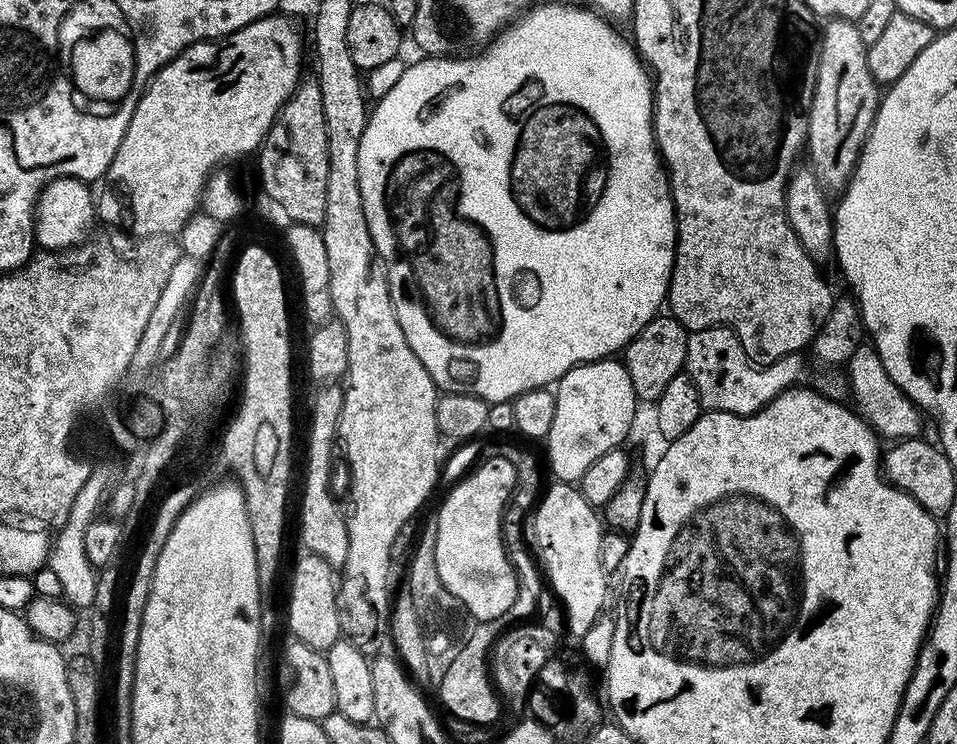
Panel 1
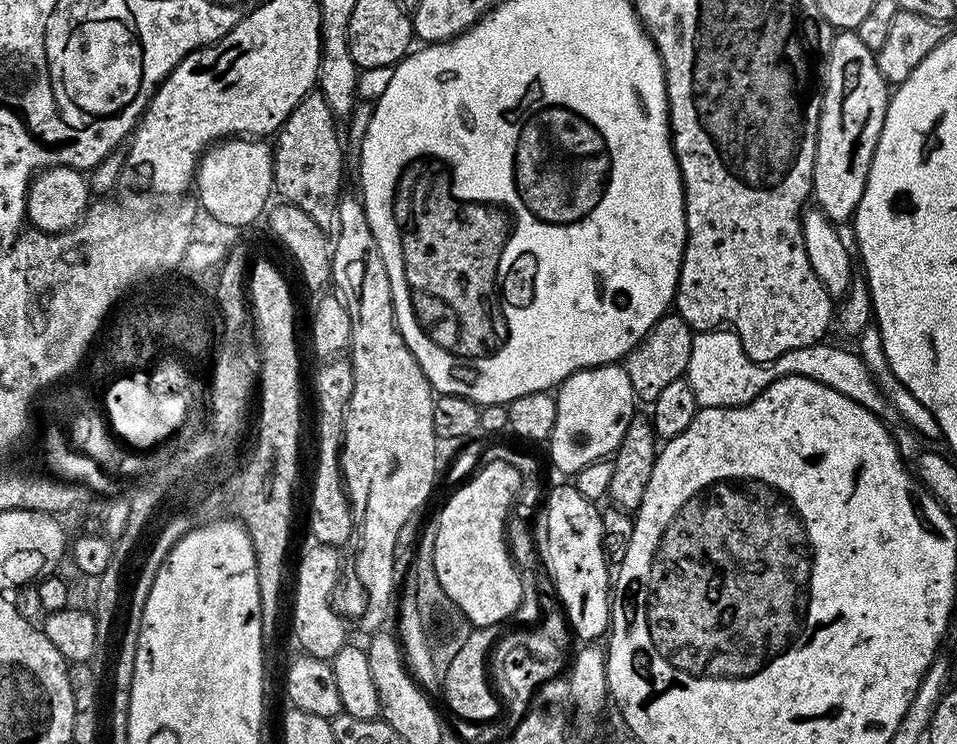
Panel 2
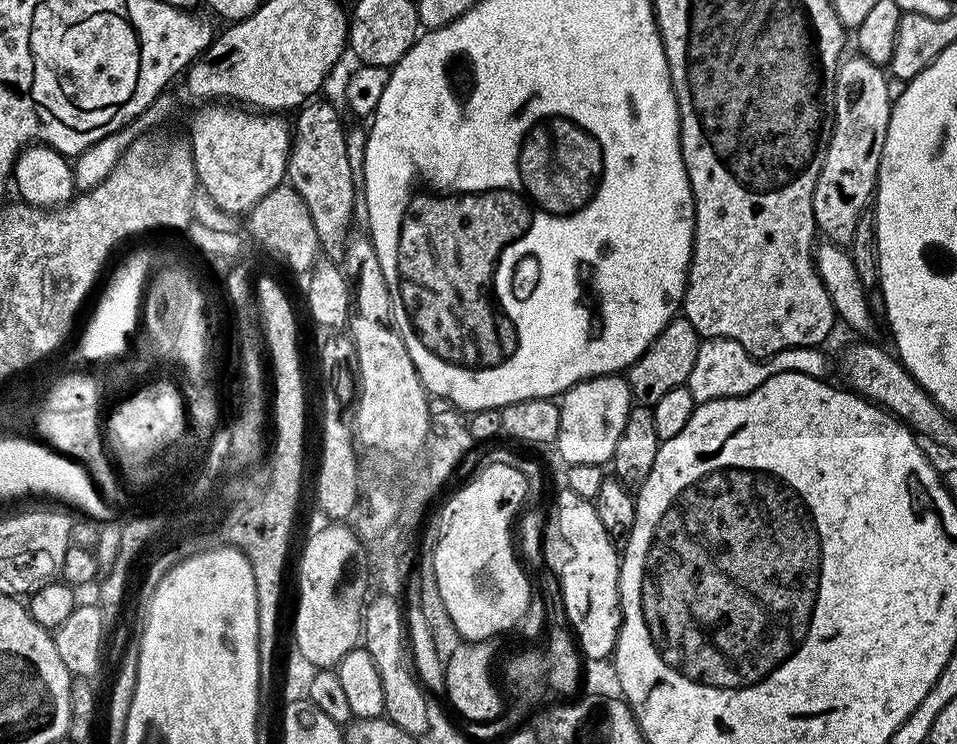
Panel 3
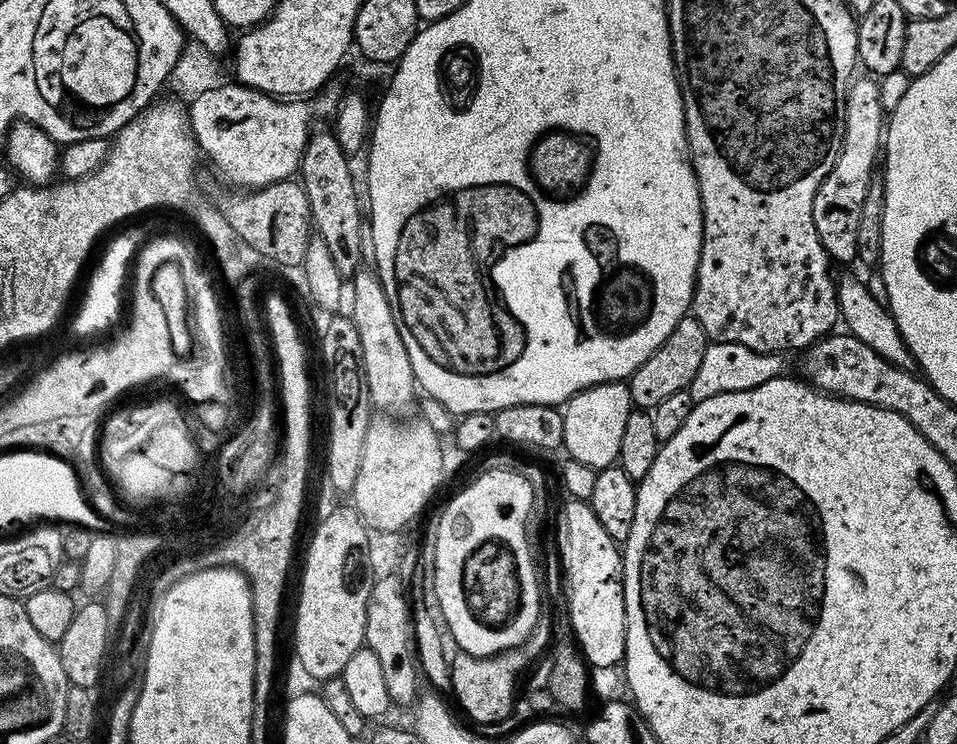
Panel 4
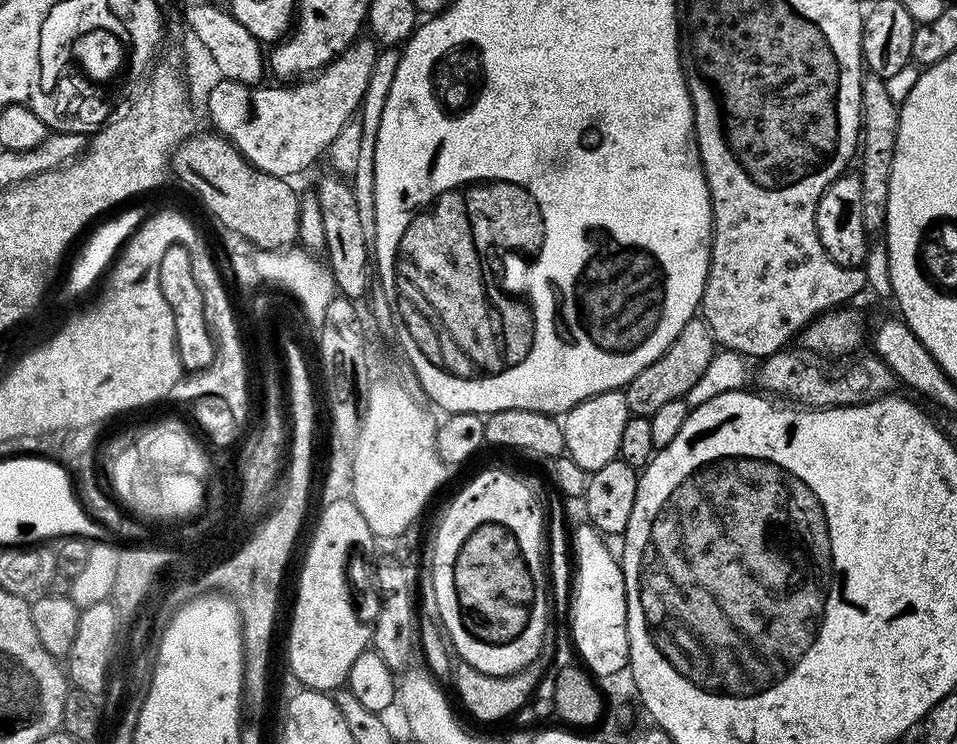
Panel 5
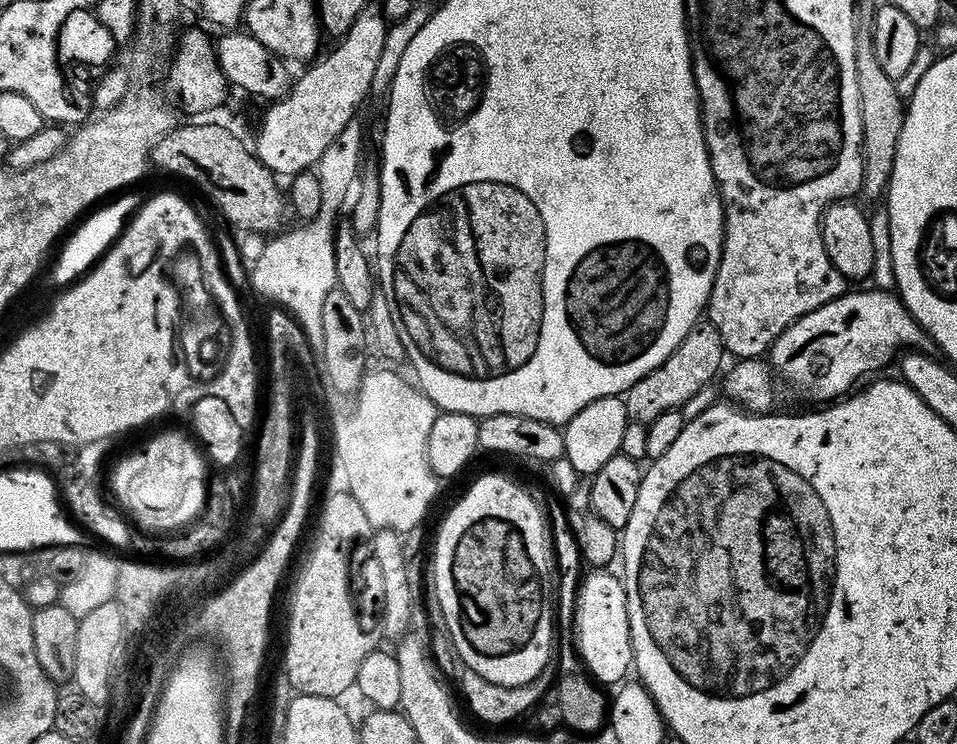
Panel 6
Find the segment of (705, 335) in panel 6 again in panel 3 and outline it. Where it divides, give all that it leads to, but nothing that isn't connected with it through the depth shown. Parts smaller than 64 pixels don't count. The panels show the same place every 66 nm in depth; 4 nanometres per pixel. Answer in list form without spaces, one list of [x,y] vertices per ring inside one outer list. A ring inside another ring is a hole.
[[[677,314],[664,327],[662,334],[658,334],[654,342],[650,342],[648,349],[627,369],[626,379],[632,391],[633,401],[651,406],[668,391],[685,387],[694,362],[697,361],[701,341],[702,337],[696,333],[692,323],[684,315]]]

